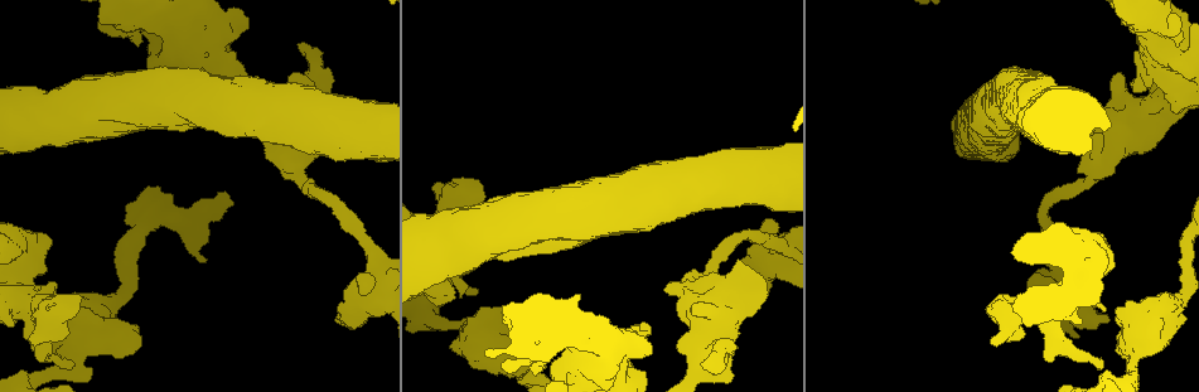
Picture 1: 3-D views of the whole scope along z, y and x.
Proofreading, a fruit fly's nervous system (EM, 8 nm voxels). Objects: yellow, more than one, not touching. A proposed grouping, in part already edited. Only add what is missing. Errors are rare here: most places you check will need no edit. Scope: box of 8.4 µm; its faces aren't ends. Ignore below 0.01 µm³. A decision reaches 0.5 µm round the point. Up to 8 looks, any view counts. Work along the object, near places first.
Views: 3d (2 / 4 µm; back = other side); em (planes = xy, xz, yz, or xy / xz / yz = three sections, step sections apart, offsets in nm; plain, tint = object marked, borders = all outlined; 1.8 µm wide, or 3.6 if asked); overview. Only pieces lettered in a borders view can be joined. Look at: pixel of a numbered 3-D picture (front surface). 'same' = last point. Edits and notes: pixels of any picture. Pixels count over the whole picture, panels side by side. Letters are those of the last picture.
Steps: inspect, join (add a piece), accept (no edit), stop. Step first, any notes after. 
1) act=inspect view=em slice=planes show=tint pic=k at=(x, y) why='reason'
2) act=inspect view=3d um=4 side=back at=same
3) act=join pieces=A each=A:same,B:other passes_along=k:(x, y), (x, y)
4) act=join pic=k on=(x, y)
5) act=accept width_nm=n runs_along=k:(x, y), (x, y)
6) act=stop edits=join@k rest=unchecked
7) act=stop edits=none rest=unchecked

act=inspect view=3d um=2 pic=1 at=(1099, 369) why='free end'

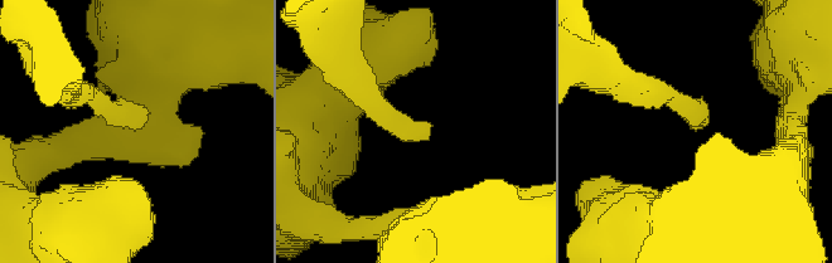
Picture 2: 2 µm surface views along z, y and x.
act=inspect view=em slice=planes show=tint pic=2 at=(423, 132)

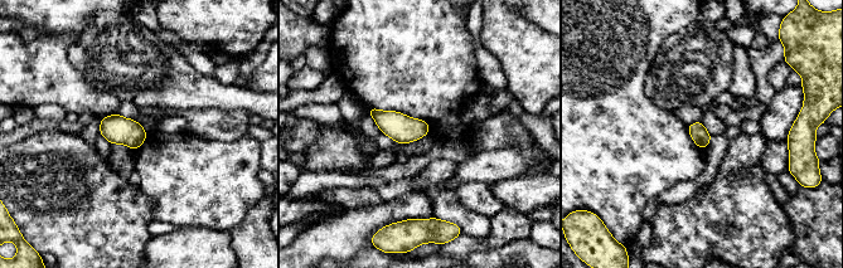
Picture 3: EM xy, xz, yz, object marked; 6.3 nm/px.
act=inspect view=em slice=planes show=borders at=same

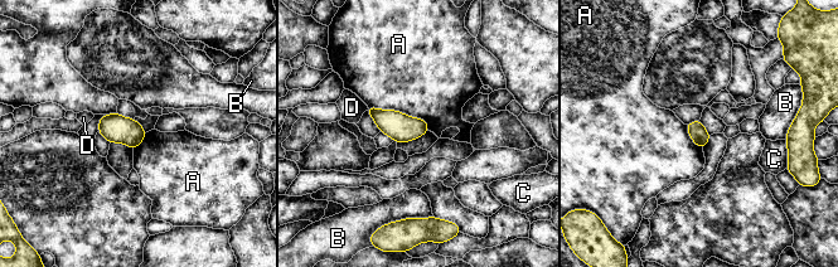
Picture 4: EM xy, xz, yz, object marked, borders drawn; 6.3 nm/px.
act=accept width_nm=110 longest_contact=A:420nm each=A:other,B:other,C:other,D:other found='none of them fits'

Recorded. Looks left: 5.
act=inspect view=em slice=xz step=4 show=borders pic=1 at=(456, 181) why='free end'

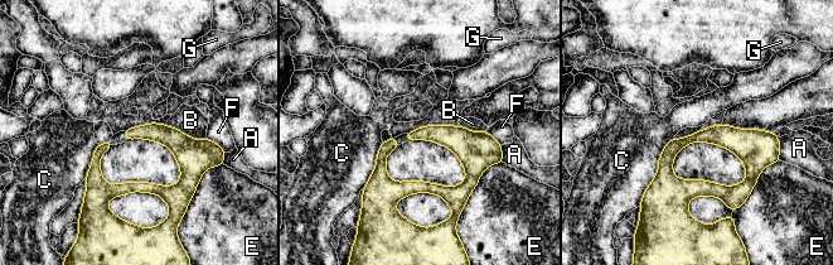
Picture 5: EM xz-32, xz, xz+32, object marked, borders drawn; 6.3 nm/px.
act=accept each=A:other,B:other,C:other,E:other,F:other,G:other runs_along=5:(494, 147), (460, 191), (368, 187) found='no lettered piece goes on from it'

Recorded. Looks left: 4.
act=inspect view=3d um=4 side=back pic=1 at=(44, 262) why='thick end'

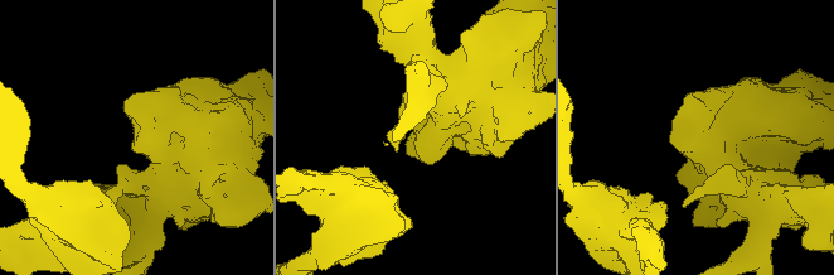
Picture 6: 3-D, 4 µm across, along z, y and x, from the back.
act=inspect view=em um=3.6 slice=yz step=4 show=tint pic=6 at=(134, 130)

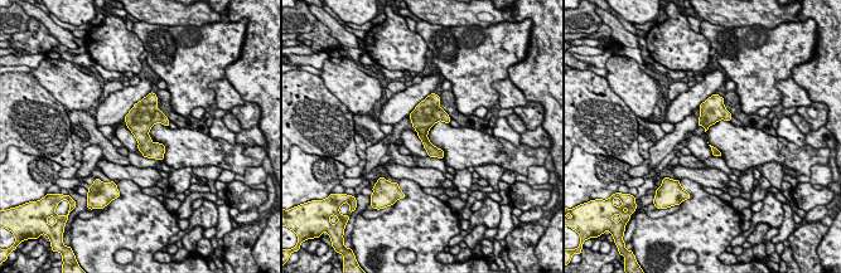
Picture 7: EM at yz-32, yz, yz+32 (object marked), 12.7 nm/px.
act=inspect view=em um=3.6 slice=planes show=borders at=same

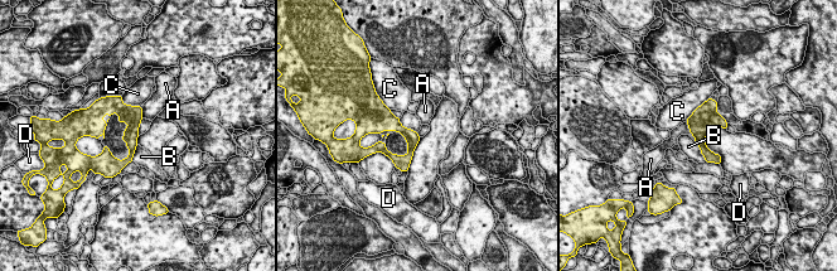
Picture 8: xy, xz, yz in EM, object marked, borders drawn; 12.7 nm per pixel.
act=accept each=A:other,B:other,C:other,D:other runs_along=8:(382, 131), (400, 127), (410, 138), (404, 168) found='none of them fits'

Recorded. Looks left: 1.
act=stop edits=none rest=unchecked

